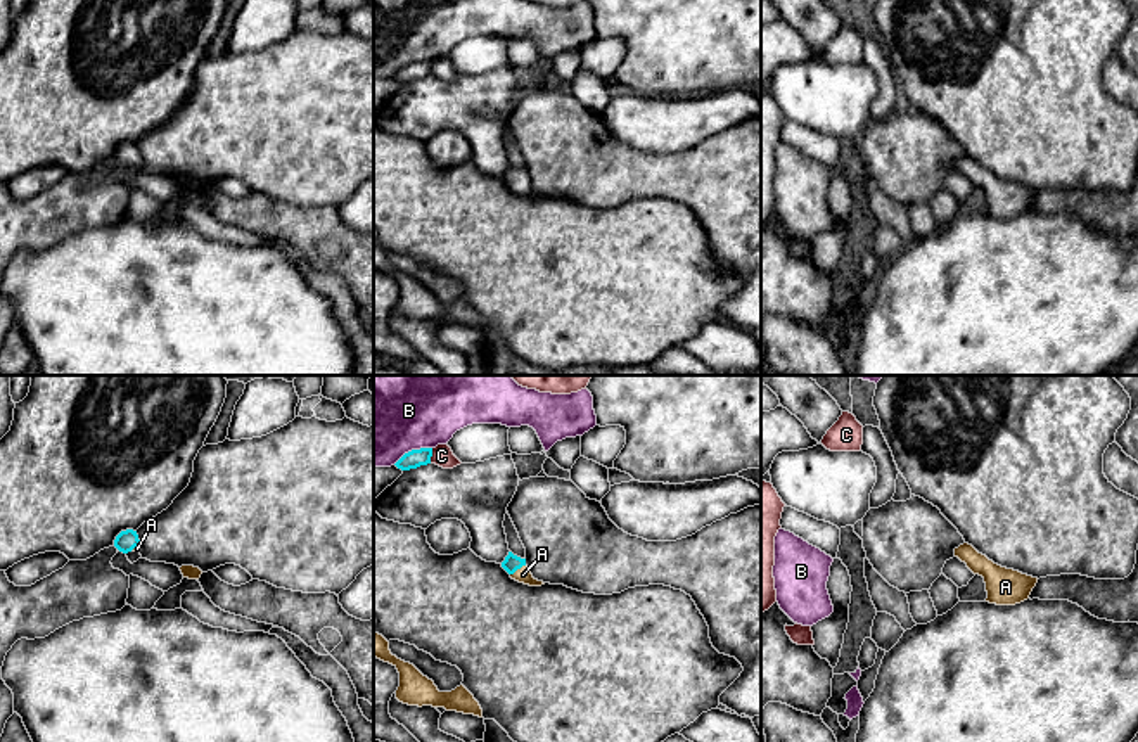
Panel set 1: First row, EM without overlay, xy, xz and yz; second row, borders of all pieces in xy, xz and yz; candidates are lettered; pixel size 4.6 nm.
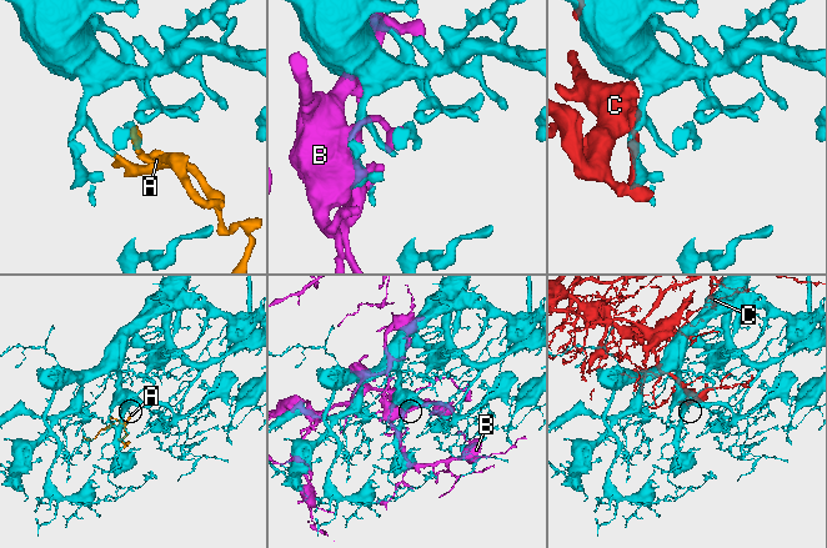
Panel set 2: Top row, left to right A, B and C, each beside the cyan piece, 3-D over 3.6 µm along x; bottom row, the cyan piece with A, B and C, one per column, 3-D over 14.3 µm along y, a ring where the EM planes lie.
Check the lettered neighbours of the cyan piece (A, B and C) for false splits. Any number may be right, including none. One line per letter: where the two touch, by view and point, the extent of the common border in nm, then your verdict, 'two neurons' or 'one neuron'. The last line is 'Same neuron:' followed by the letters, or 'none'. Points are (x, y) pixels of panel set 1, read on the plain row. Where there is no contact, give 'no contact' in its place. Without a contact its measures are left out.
A: meets cyan in xz at (517, 180); contact 90 nm long; one neuron
B: meets cyan in xz at (412, 63); contact 200 nm long; two neurons
C: meets cyan in xz at (431, 68); contact 70 nm long; two neurons
Same neuron: A

